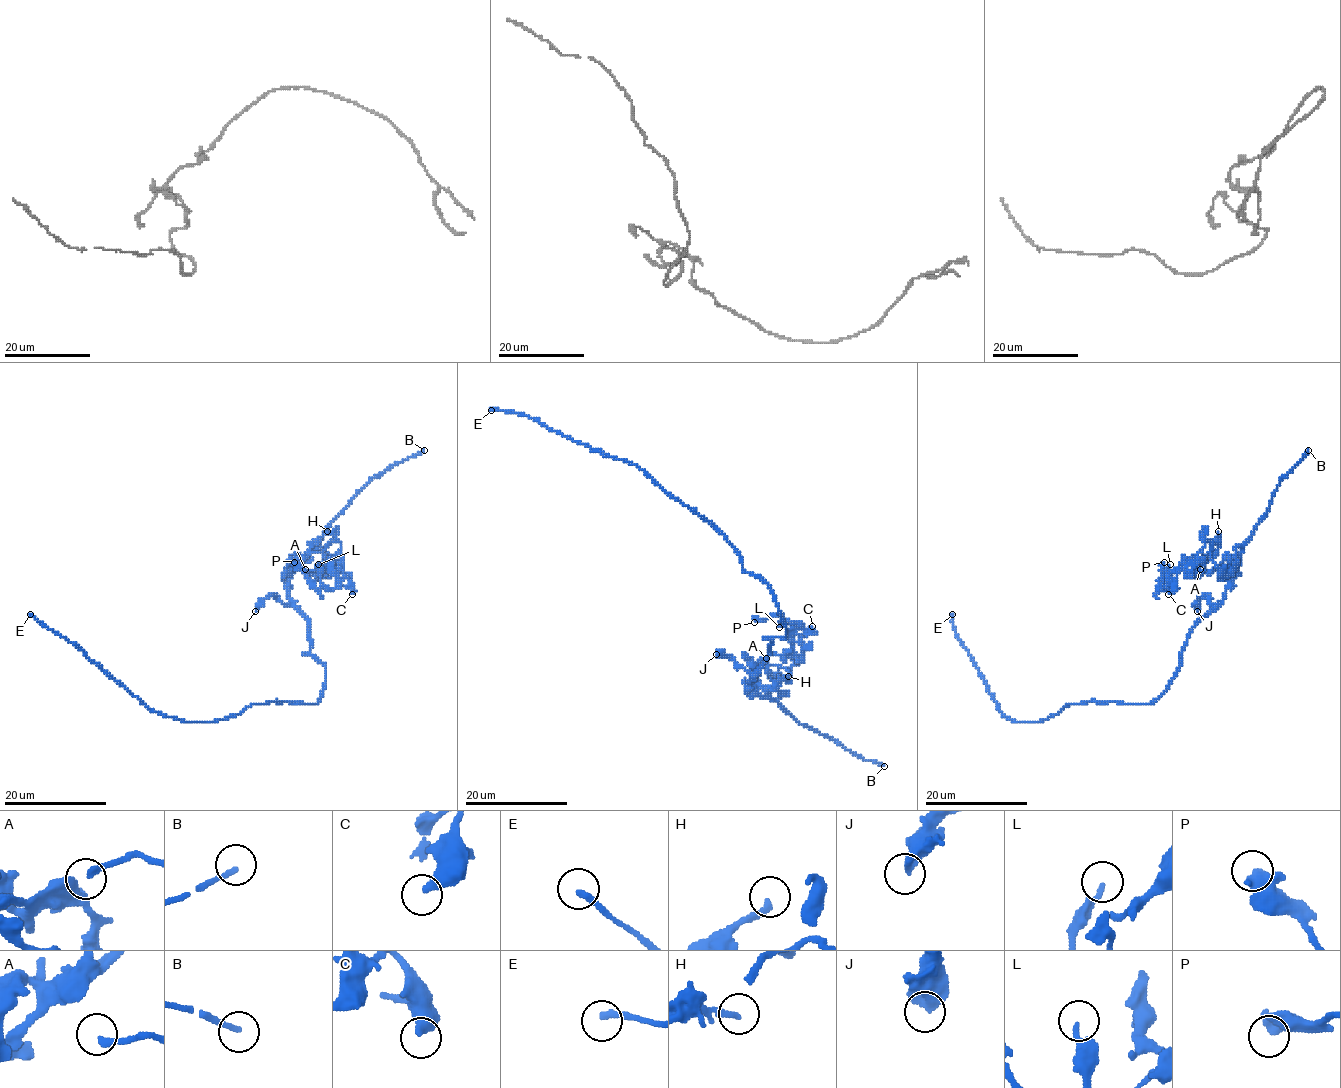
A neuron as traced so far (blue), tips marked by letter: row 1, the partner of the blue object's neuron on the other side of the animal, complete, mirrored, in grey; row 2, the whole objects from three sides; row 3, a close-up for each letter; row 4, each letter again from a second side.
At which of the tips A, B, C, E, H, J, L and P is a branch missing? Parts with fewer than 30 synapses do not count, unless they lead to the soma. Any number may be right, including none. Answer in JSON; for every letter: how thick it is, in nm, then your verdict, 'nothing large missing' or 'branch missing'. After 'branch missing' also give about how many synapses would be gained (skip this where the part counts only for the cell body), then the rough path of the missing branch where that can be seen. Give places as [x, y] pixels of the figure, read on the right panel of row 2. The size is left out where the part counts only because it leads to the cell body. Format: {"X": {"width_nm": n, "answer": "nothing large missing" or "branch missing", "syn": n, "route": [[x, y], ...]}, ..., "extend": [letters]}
{"A": {"width_nm": 150, "answer": "nothing large missing"}, "B": {"width_nm": 180, "answer": "branch missing", "syn": 70, "route": [[1308, 450], [1315, 431], [1310, 422], [1236, 490], [1220, 515], [1211, 512], [1193, 548]]}, "C": {"width_nm": 360, "answer": "nothing large missing"}, "E": {"width_nm": 240, "answer": "nothing large missing"}, "H": {"width_nm": 200, "answer": "nothing large missing"}, "J": {"width_nm": 500, "answer": "nothing large missing"}, "L": {"width_nm": 200, "answer": "nothing large missing"}, "P": {"width_nm": 360, "answer": "nothing large missing"}, "extend": ["B"]}

